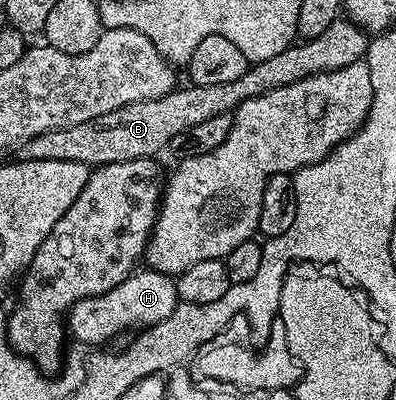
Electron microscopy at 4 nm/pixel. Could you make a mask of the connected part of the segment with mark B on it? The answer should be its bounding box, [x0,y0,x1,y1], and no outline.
[19,18,370,166]

